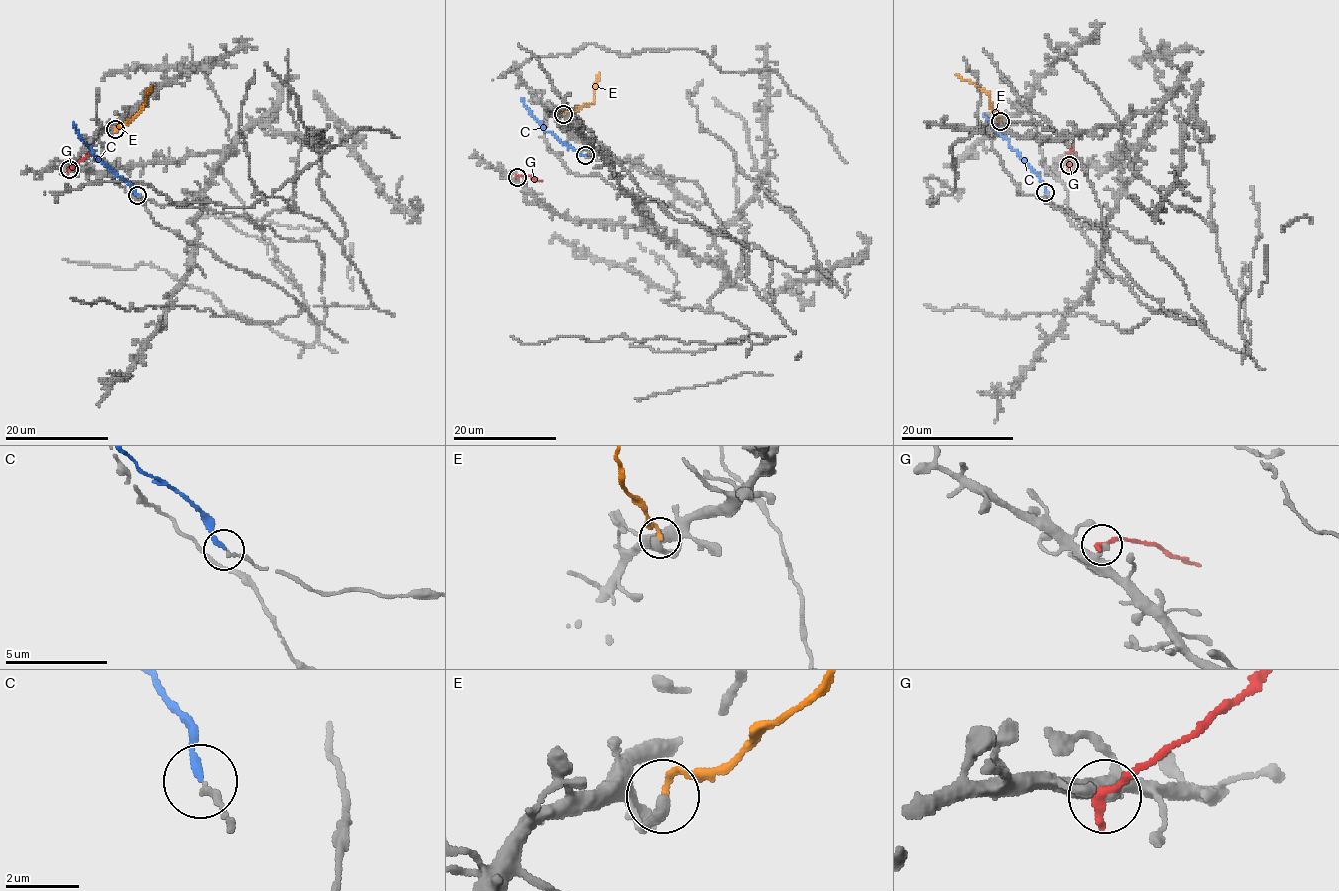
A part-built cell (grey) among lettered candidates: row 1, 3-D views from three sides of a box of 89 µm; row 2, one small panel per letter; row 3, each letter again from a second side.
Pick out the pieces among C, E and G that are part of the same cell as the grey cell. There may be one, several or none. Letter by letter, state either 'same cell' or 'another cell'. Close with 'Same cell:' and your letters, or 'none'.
C: same cell
E: another cell
G: another cell
Same cell: C

